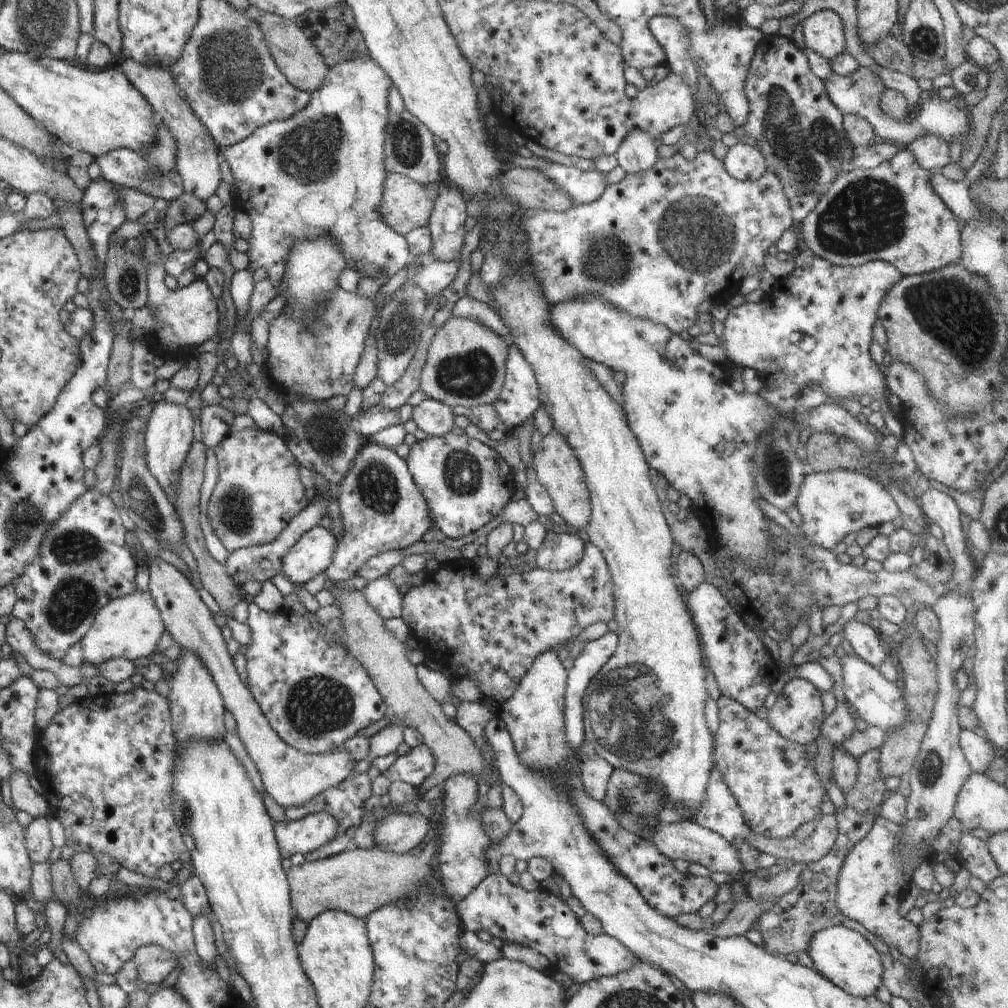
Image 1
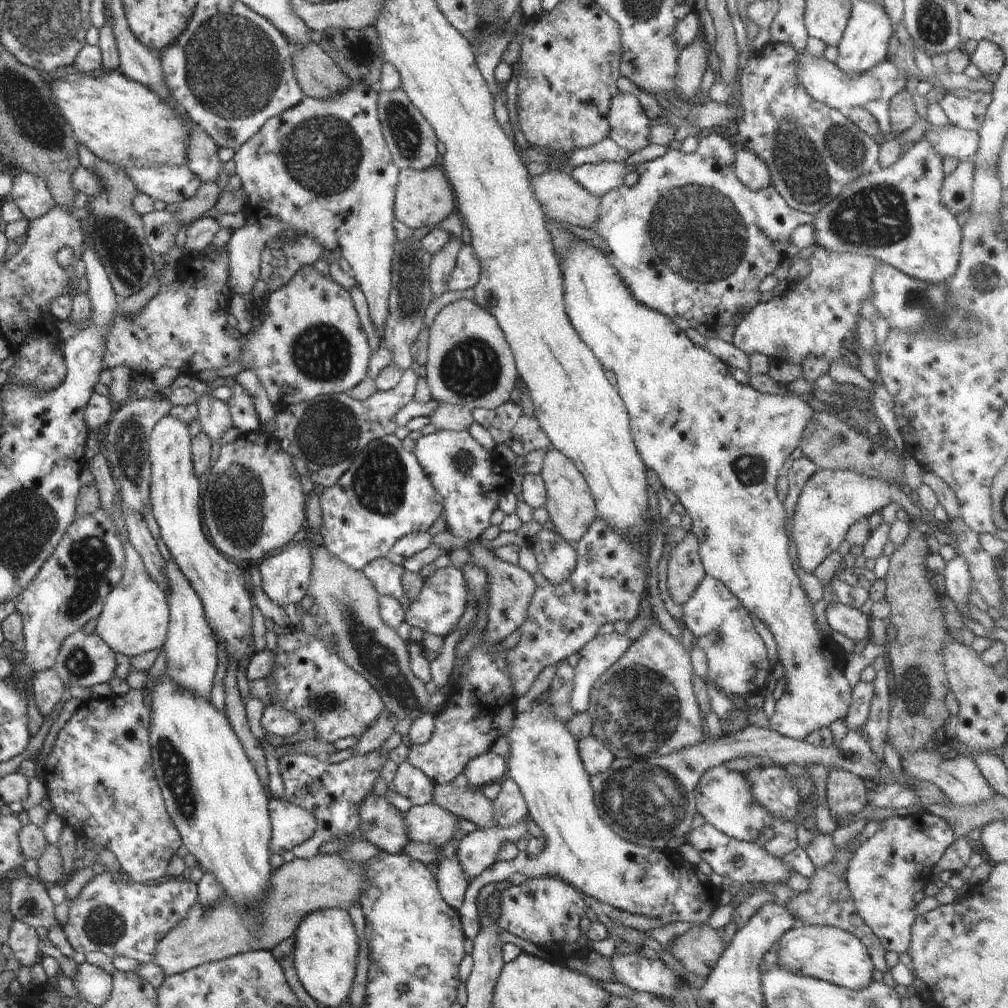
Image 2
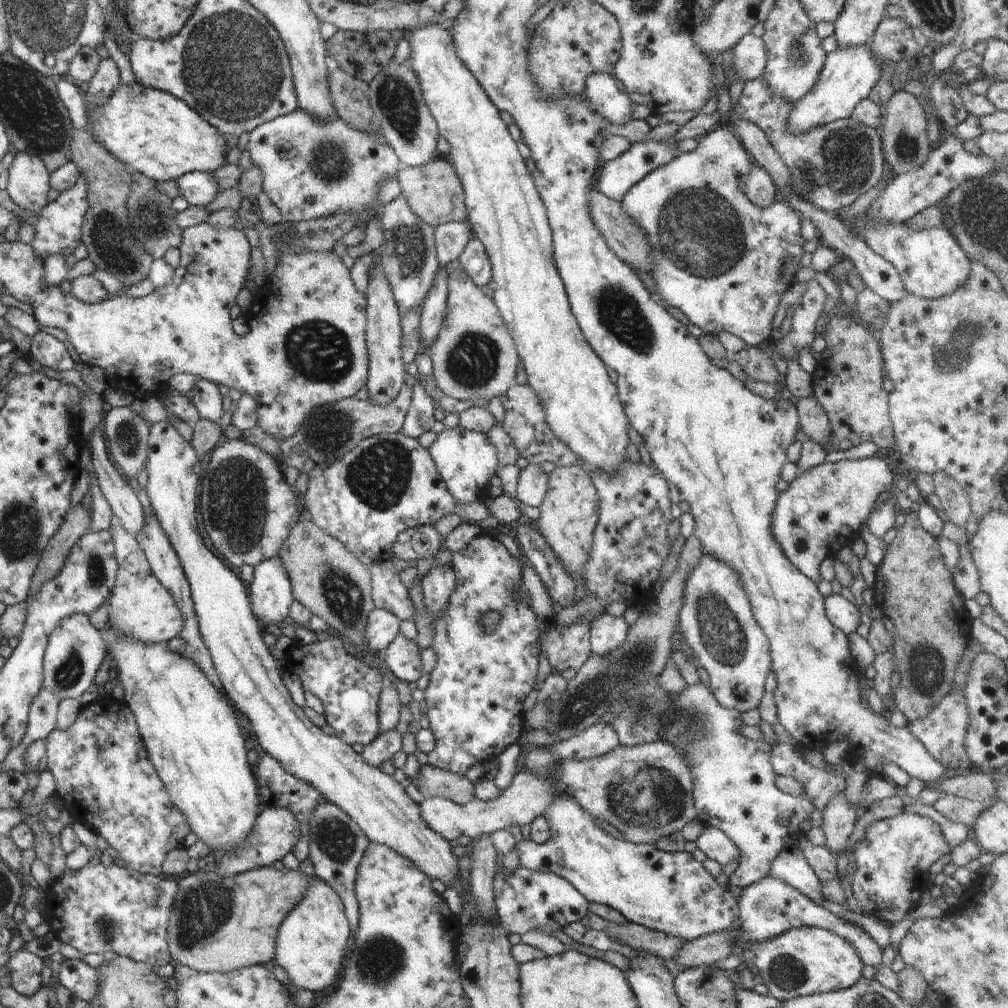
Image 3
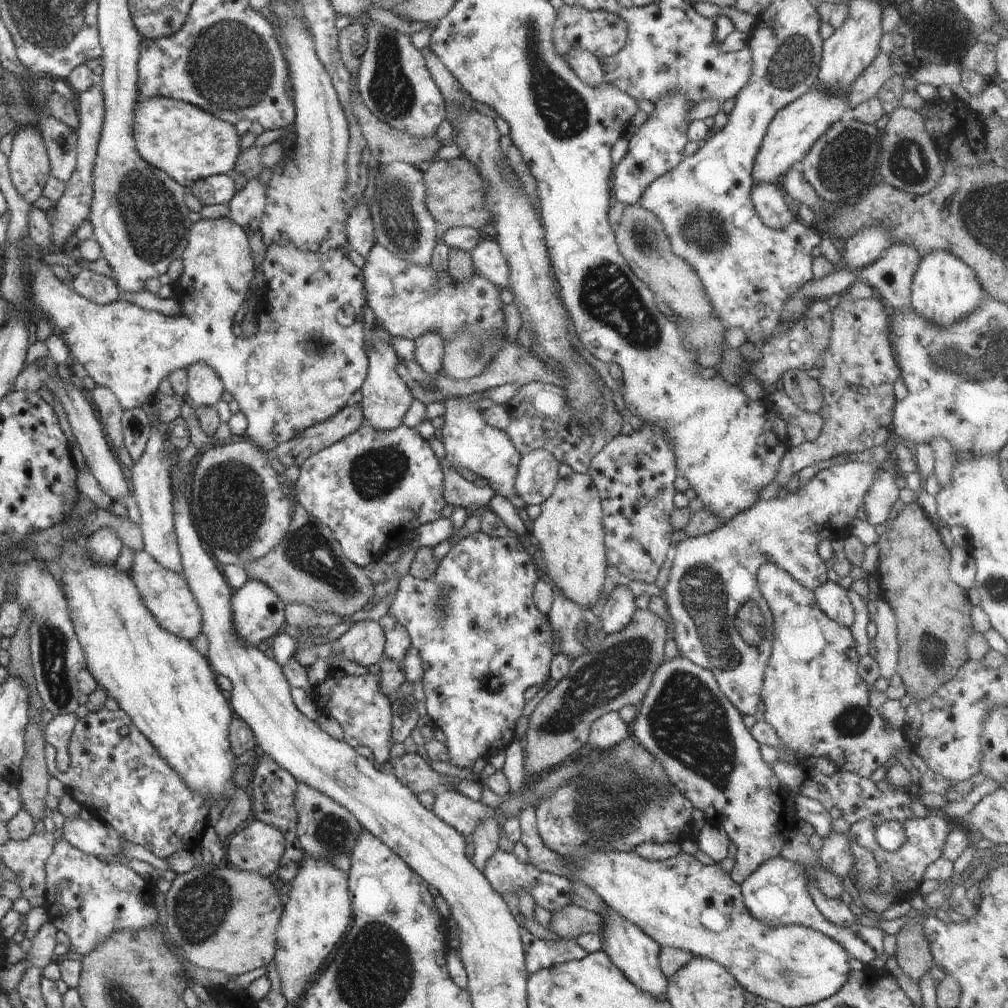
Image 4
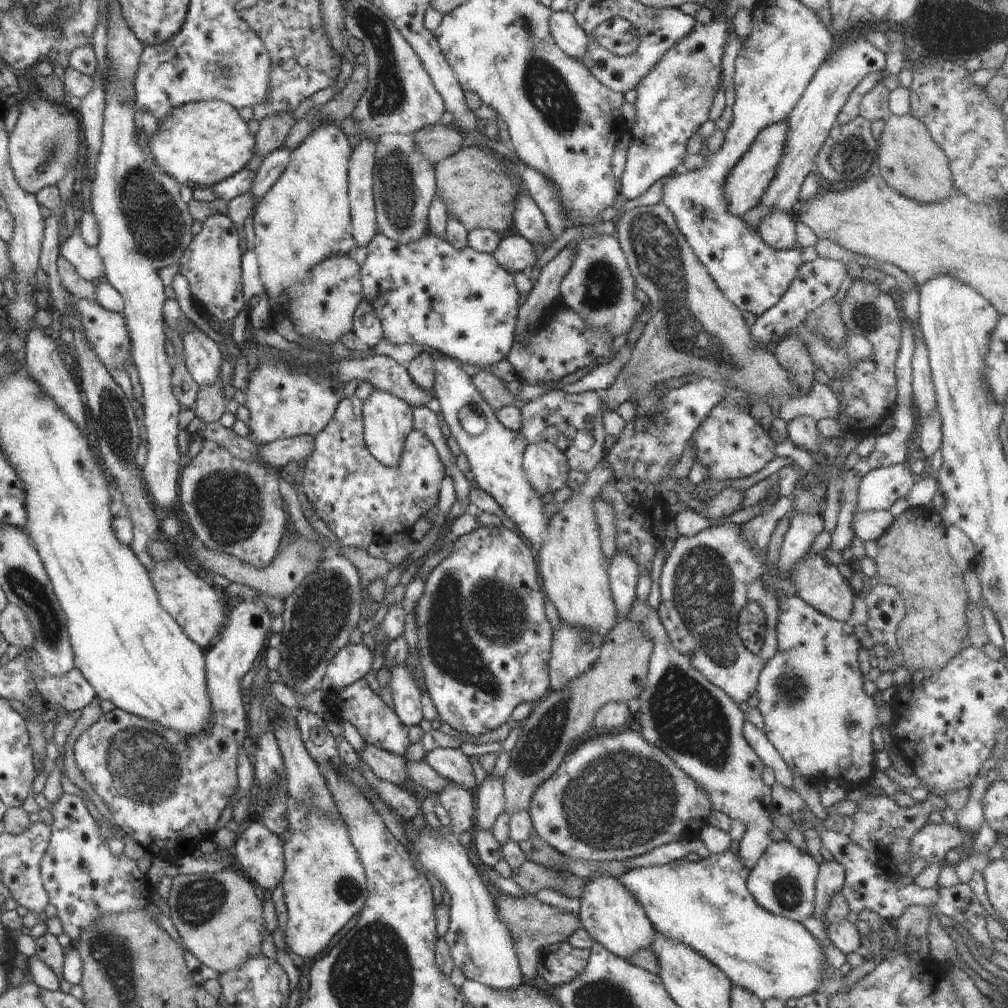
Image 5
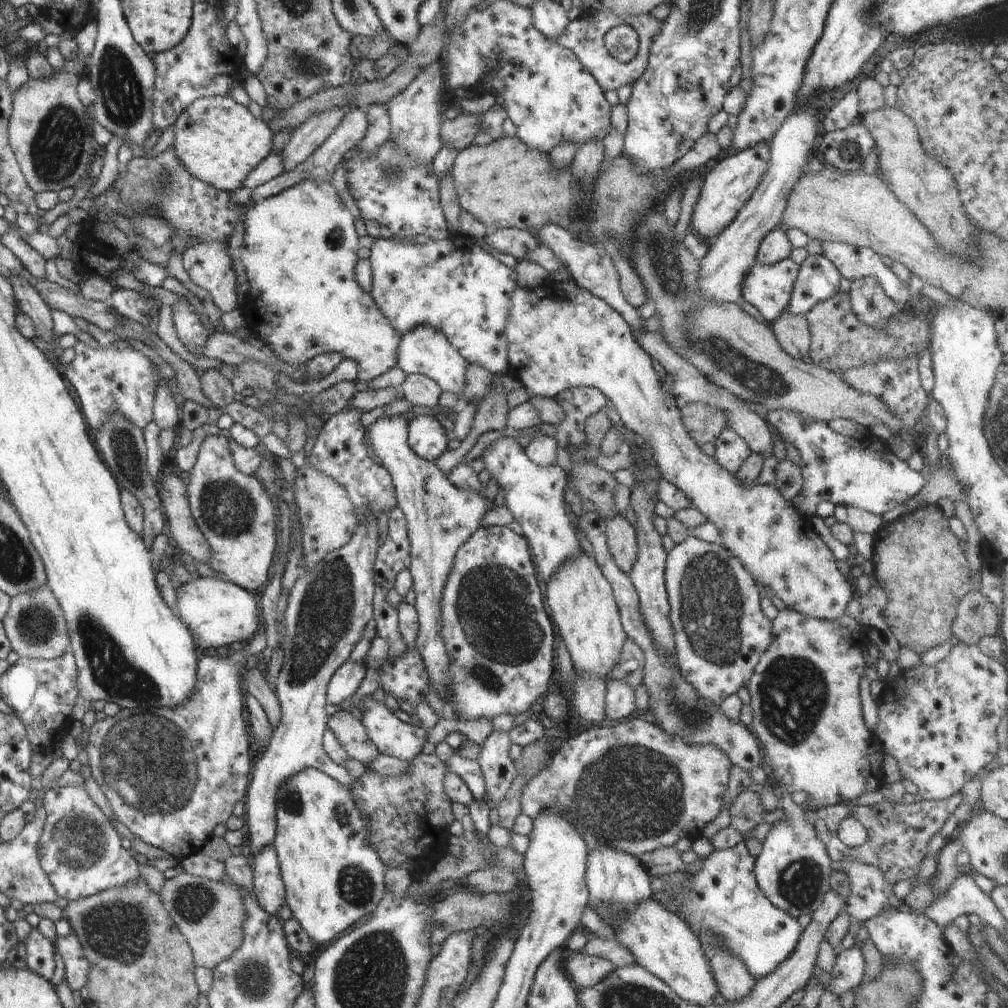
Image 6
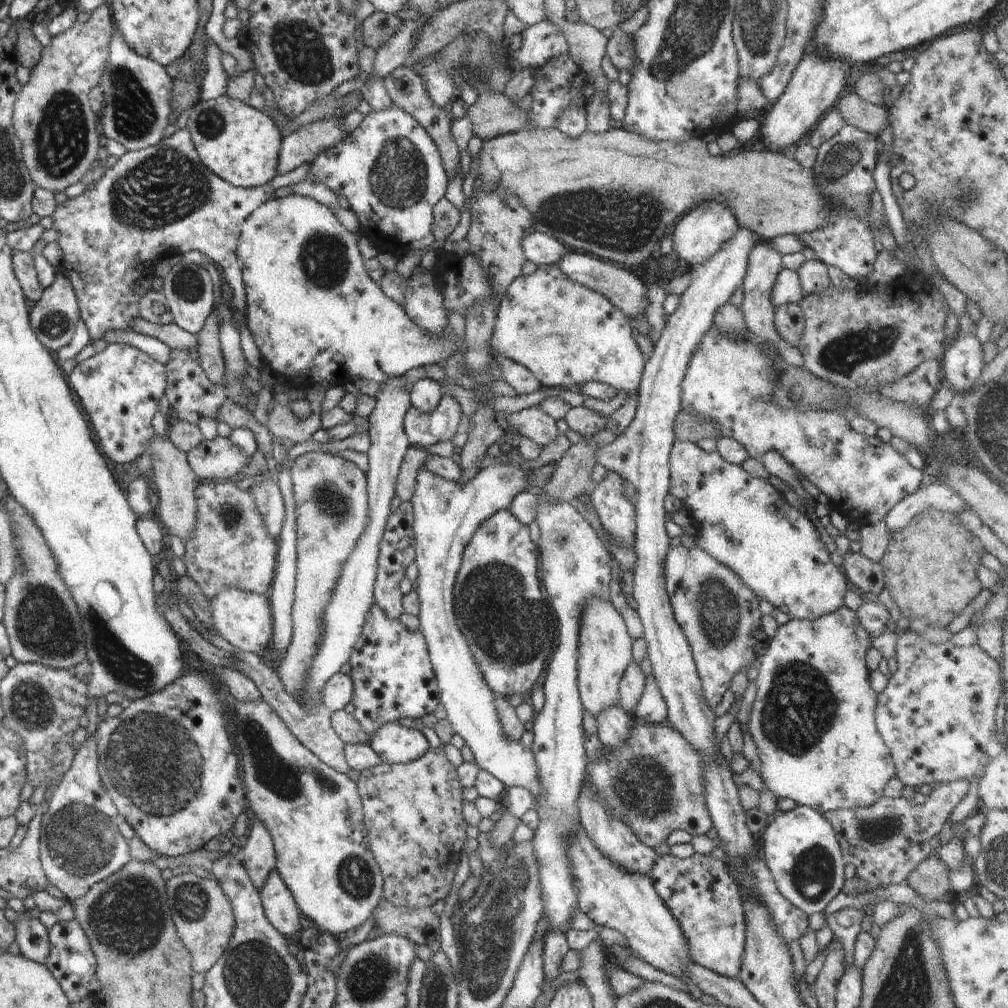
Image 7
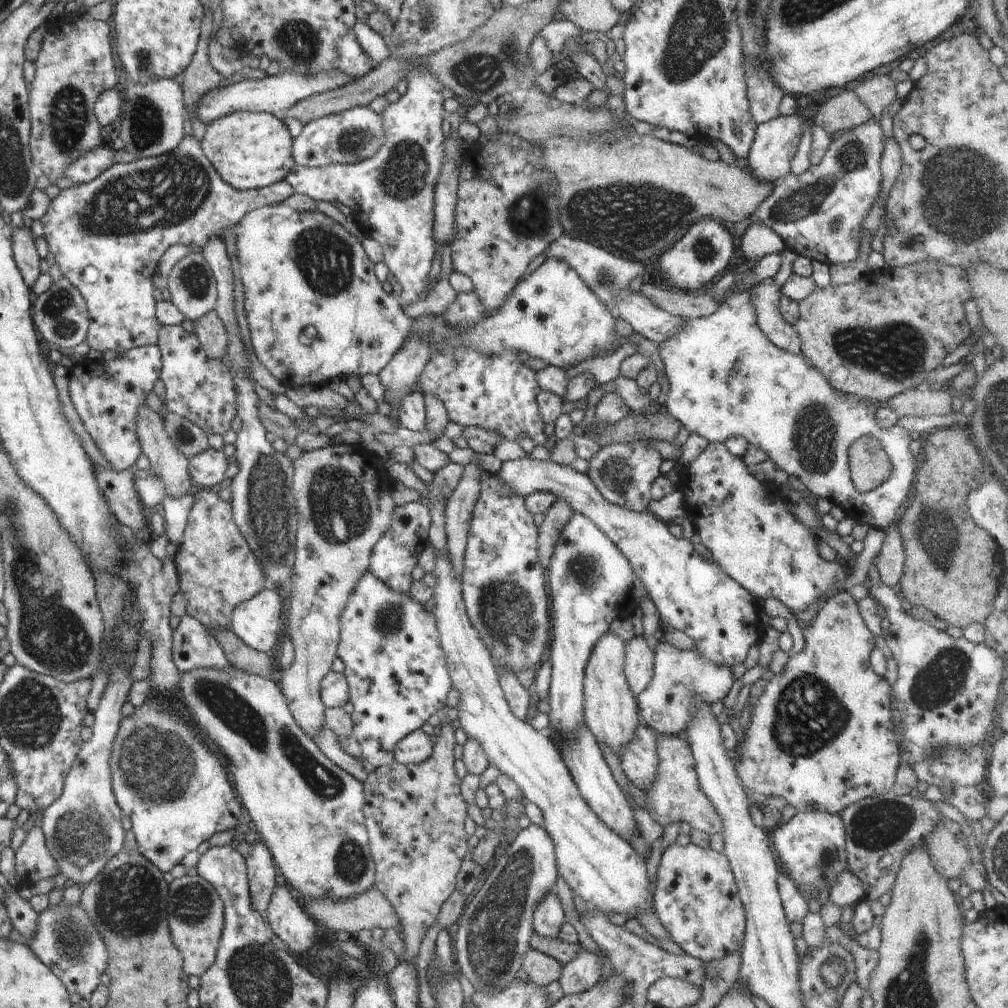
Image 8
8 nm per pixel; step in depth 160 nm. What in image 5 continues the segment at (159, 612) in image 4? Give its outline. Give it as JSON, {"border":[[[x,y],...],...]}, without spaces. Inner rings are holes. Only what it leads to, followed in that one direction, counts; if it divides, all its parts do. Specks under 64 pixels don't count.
{"border":[[[177,555],[169,561],[157,562],[148,572],[162,608],[170,613],[190,640],[208,649],[219,637],[227,617],[226,602],[219,587],[198,577],[184,562],[180,562]]]}

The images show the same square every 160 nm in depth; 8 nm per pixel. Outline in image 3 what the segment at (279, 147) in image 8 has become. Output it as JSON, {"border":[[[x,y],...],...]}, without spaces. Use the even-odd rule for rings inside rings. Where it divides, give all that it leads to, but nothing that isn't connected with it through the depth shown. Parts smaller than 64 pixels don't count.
{"border":[[[136,82],[129,86],[120,85],[105,103],[86,110],[89,122],[86,129],[93,139],[133,172],[138,171],[157,182],[177,181],[181,176],[194,171],[213,173],[226,164],[229,148],[225,136],[184,101],[170,93],[145,87]]]}

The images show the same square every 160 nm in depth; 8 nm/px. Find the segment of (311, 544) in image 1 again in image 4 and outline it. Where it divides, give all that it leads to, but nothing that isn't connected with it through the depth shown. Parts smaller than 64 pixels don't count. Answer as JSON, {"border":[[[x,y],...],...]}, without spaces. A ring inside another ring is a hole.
{"border":[[[257,579],[248,580],[231,596],[231,622],[235,625],[235,634],[252,647],[258,647],[266,639],[272,640],[284,628],[284,607],[284,602],[265,583]]]}

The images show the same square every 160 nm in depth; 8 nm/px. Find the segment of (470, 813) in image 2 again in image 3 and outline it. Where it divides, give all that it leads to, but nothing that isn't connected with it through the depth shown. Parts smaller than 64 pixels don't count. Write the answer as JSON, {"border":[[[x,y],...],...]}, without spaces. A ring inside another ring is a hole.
{"border":[[[425,763],[411,780],[424,798],[444,797],[459,805],[474,800],[474,785],[466,775],[454,774]]]}

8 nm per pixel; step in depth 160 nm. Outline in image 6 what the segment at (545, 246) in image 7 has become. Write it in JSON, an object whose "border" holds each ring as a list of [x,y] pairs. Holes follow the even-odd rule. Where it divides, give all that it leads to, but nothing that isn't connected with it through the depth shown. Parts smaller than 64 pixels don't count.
{"border":[[[497,229],[488,232],[482,240],[486,240],[504,254],[511,254],[519,262],[540,247],[536,236],[522,229]]]}

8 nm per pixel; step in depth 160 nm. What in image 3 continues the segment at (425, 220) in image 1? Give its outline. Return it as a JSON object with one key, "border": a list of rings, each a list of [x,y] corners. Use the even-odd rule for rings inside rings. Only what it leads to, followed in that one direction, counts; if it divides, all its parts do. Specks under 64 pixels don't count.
{"border":[[[439,156],[435,160],[417,167],[409,167],[400,163],[395,178],[398,180],[401,194],[405,196],[412,212],[433,229],[446,223],[468,222],[462,183],[452,163],[446,157]]]}

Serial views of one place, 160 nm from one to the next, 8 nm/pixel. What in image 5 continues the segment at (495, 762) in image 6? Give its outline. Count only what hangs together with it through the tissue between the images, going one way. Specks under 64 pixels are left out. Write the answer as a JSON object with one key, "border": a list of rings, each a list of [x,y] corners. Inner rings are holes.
{"border":[[[496,771],[488,773],[484,782],[476,788],[477,828],[492,830],[492,825],[499,814],[505,812],[505,792],[503,783]]]}

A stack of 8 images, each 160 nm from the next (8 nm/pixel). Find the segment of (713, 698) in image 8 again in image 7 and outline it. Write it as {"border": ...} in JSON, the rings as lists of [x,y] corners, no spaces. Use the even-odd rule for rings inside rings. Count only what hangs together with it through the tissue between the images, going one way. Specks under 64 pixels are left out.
{"border":[[[653,673],[647,676],[645,687],[632,715],[644,723],[667,723],[668,707]]]}

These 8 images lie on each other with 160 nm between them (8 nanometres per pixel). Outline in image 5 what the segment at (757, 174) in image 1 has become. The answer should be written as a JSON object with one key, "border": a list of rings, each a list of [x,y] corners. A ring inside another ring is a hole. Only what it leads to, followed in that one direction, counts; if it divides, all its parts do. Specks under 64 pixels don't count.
{"border":[[[782,211],[768,213],[759,224],[759,235],[772,249],[783,251],[796,244],[797,219]]]}

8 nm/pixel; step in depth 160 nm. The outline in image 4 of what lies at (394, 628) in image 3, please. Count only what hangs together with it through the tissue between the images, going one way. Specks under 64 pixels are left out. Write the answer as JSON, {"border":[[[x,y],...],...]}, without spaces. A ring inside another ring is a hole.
{"border":[[[358,621],[344,633],[337,641],[328,641],[324,644],[316,645],[316,654],[322,658],[329,666],[329,670],[338,669],[333,666],[334,658],[343,658],[346,662],[357,662],[360,666],[372,666],[385,656],[385,638],[382,625],[378,621]]]}

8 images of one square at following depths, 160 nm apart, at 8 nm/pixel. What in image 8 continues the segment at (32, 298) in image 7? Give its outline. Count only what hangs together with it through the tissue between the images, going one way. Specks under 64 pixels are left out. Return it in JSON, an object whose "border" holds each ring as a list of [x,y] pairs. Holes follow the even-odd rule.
{"border":[[[11,227],[11,243],[13,259],[16,261],[20,274],[23,276],[27,287],[32,291],[36,279],[39,277],[40,257],[34,245],[35,236],[26,227]]]}

